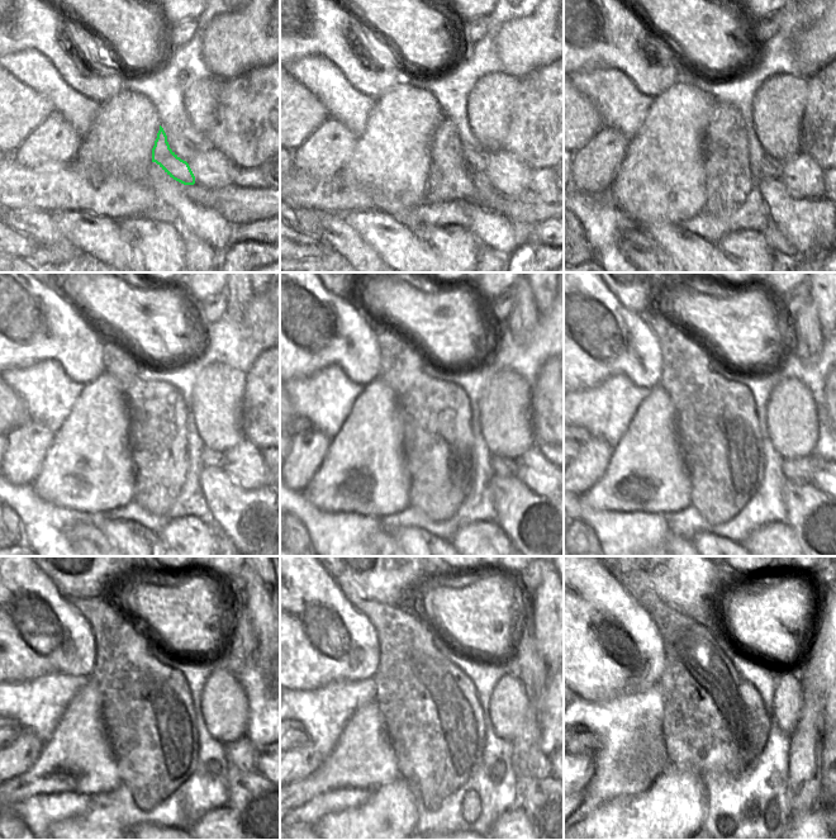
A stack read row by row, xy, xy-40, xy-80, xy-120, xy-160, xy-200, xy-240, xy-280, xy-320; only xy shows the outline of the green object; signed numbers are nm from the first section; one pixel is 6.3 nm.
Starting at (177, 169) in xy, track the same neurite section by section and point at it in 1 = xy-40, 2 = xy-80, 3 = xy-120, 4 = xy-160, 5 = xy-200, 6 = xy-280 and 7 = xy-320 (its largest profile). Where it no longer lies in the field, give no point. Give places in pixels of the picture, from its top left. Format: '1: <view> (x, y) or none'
1: xy-40 (484, 191)
2: xy-80 (808, 224)
3: xy-120 (247, 517)
4: xy-160 (537, 526)
5: xy-200 (821, 522)
6: xy-280 (537, 797)
7: xy-320 (821, 807)

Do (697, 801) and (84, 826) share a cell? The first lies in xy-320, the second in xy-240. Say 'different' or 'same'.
same

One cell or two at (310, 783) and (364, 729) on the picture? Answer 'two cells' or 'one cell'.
one cell

